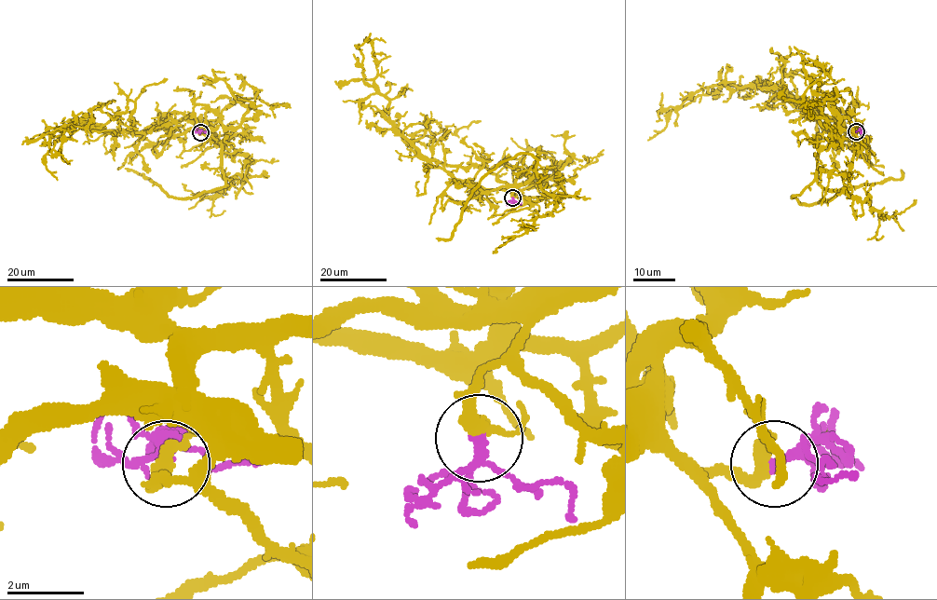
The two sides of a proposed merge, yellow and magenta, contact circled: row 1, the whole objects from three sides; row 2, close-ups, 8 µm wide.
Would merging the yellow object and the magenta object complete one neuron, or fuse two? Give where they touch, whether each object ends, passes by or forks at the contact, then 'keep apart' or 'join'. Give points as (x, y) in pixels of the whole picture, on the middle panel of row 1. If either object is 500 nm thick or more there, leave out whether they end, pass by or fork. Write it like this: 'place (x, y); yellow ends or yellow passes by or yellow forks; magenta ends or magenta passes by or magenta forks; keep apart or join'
place (512, 197); yellow passes by; magenta forks; join

